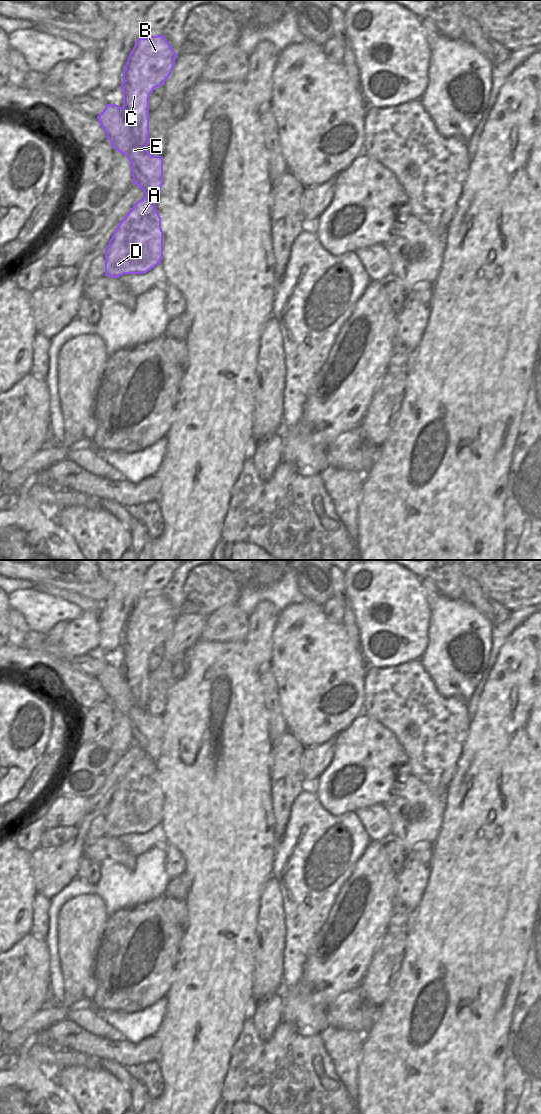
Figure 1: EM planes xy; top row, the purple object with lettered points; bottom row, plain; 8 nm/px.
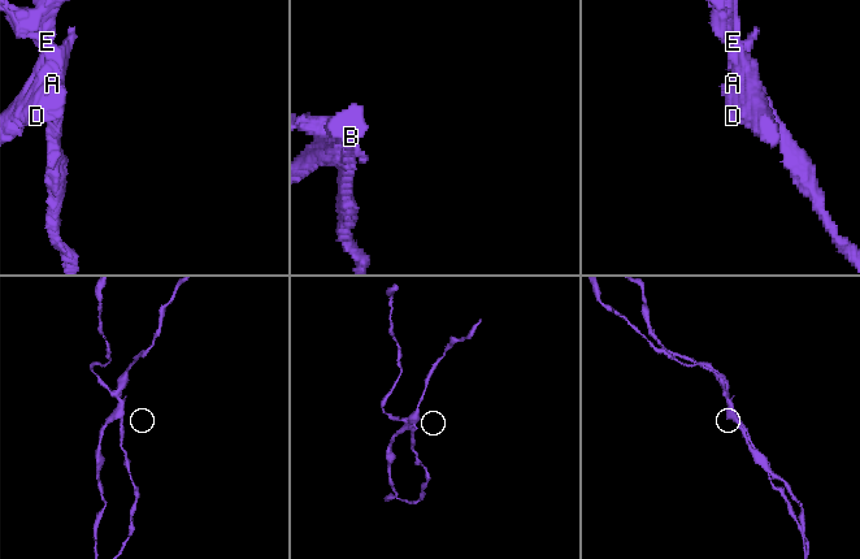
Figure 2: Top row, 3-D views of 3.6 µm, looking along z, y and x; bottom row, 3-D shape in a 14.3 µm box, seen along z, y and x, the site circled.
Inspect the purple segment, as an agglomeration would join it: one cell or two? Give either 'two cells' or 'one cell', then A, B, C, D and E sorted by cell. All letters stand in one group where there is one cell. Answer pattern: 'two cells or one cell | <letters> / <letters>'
two cells | A B C D / E

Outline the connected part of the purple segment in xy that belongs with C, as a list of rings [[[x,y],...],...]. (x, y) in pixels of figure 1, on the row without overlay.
[[[162,594],[139,598],[135,603],[123,631],[121,649],[123,651],[123,669],[127,683],[134,694],[143,691],[143,697],[149,698],[149,657],[158,647],[163,646],[175,625],[177,614]]]

